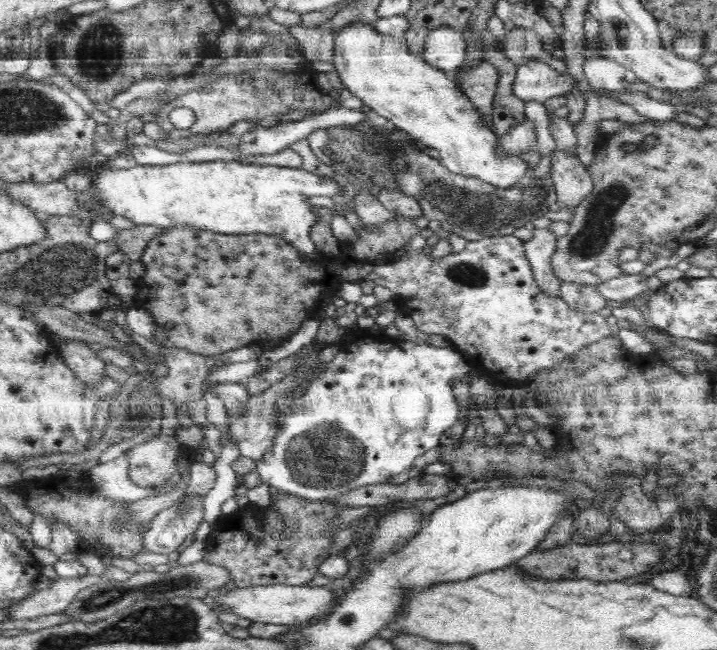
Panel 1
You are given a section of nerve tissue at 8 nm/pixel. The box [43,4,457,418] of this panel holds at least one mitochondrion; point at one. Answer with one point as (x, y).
(97, 50)

